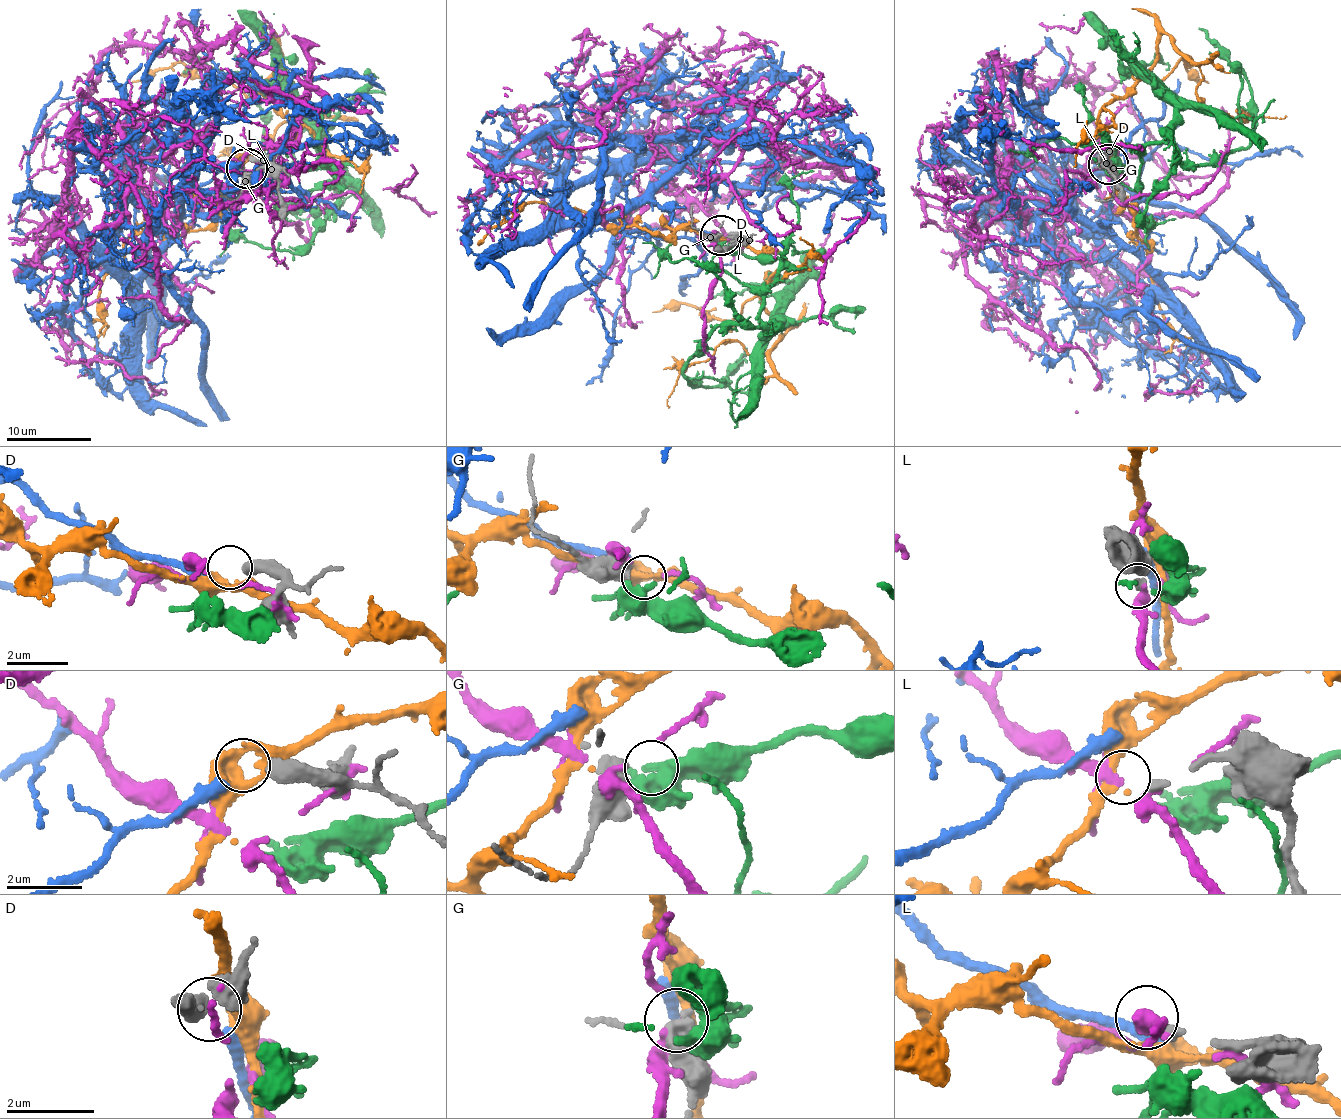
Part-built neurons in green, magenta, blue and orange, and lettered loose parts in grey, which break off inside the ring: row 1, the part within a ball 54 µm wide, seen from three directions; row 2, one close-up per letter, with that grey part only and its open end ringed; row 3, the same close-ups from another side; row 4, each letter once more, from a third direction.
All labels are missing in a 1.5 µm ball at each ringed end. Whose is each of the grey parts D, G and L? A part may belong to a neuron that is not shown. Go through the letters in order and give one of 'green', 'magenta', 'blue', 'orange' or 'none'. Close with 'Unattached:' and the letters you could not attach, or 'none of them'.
D: blue
G: green
L: none
Unattached: L

